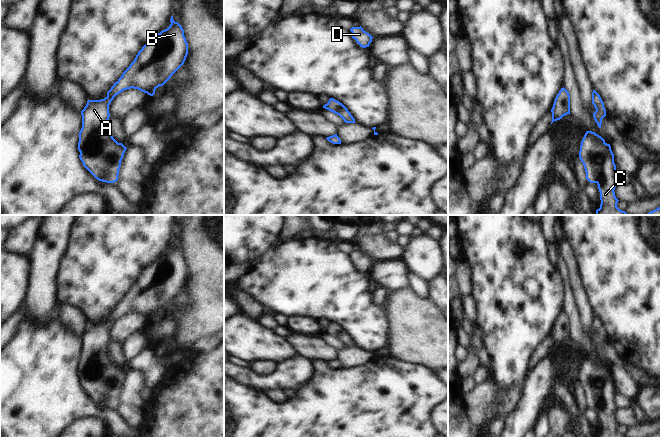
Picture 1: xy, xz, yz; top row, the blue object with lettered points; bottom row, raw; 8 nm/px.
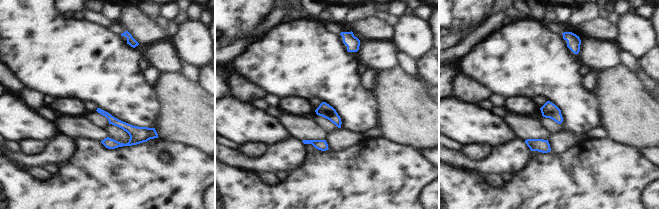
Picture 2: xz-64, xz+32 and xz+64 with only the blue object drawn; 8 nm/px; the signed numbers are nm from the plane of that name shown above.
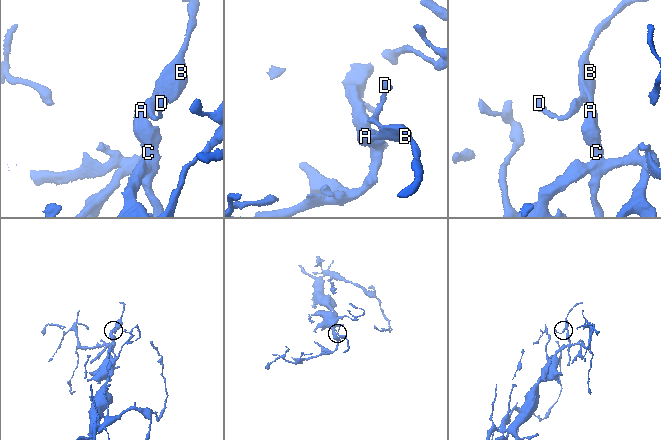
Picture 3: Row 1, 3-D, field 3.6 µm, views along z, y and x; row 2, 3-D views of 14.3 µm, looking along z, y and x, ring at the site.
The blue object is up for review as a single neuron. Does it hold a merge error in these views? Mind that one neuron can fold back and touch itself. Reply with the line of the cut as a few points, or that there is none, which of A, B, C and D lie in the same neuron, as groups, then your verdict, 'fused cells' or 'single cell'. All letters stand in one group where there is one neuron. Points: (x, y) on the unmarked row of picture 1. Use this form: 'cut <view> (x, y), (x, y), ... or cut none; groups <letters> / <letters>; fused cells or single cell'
cut none; groups A B C D; single cell

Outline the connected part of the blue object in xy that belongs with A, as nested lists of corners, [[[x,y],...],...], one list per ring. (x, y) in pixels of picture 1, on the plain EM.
[[[170,243],[170,250],[157,257],[136,279],[134,285],[101,324],[88,324],[81,335],[82,352],[79,356],[78,374],[83,390],[99,405],[114,407],[118,404],[119,393],[127,373],[110,358],[107,347],[110,341],[109,329],[116,319],[127,313],[138,313],[150,320],[159,310],[163,310],[171,300],[184,288],[188,279],[188,267],[182,250]]]

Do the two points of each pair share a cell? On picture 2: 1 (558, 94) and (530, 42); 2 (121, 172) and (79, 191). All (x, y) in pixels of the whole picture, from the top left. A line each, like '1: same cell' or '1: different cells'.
1: same cell
2: same cell

